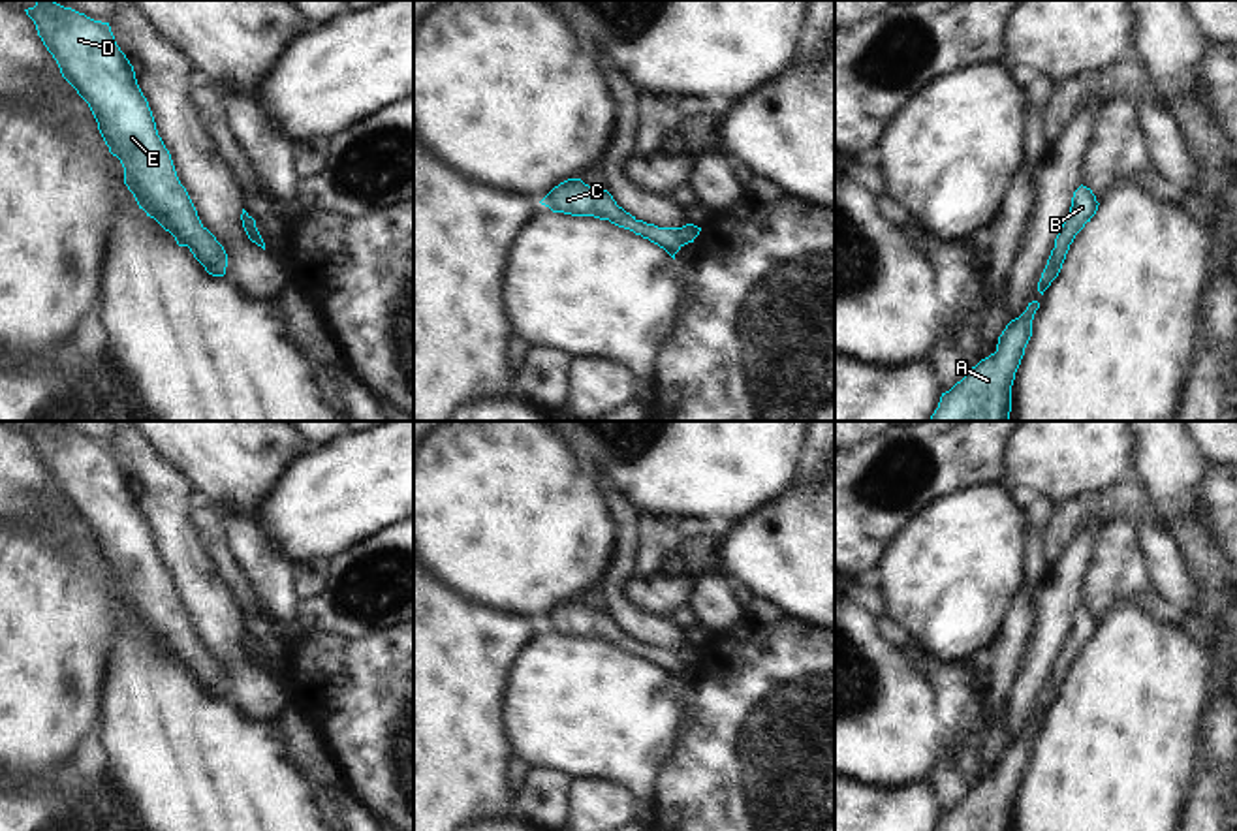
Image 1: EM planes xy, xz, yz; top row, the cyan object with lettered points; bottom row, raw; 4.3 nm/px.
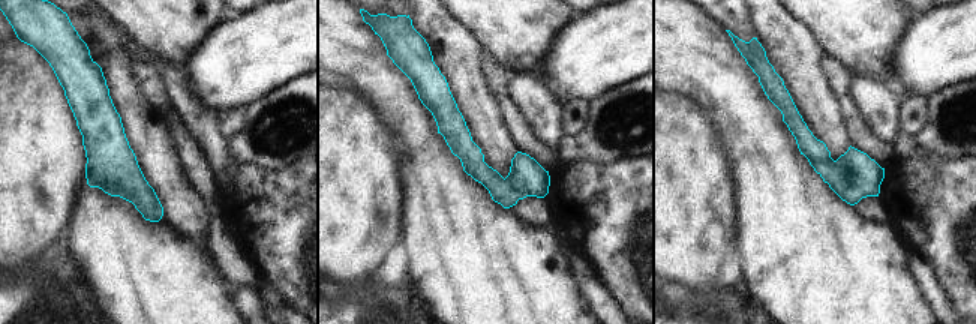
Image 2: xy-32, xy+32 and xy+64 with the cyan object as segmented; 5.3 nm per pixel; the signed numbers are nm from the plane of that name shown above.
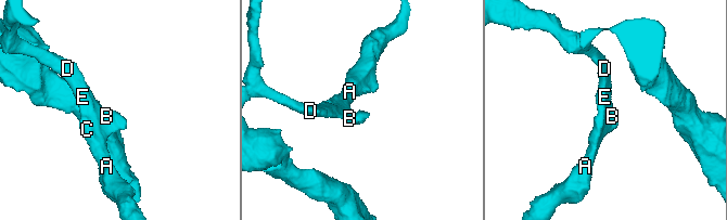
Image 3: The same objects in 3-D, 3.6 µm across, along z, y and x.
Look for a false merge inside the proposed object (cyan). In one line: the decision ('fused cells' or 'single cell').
single cell

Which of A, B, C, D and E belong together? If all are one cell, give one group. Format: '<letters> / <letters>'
A B C D E

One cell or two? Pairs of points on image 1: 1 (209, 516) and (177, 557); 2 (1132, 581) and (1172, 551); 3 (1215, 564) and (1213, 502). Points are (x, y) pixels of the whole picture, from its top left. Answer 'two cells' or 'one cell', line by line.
1: two cells
2: two cells
3: two cells

